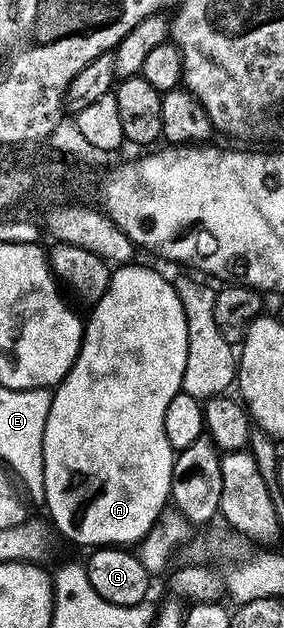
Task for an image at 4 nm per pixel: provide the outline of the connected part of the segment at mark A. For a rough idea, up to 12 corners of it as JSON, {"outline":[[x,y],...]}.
{"outline":[[115,267],[44,426],[62,536],[137,546],[167,511],[188,323]]}

